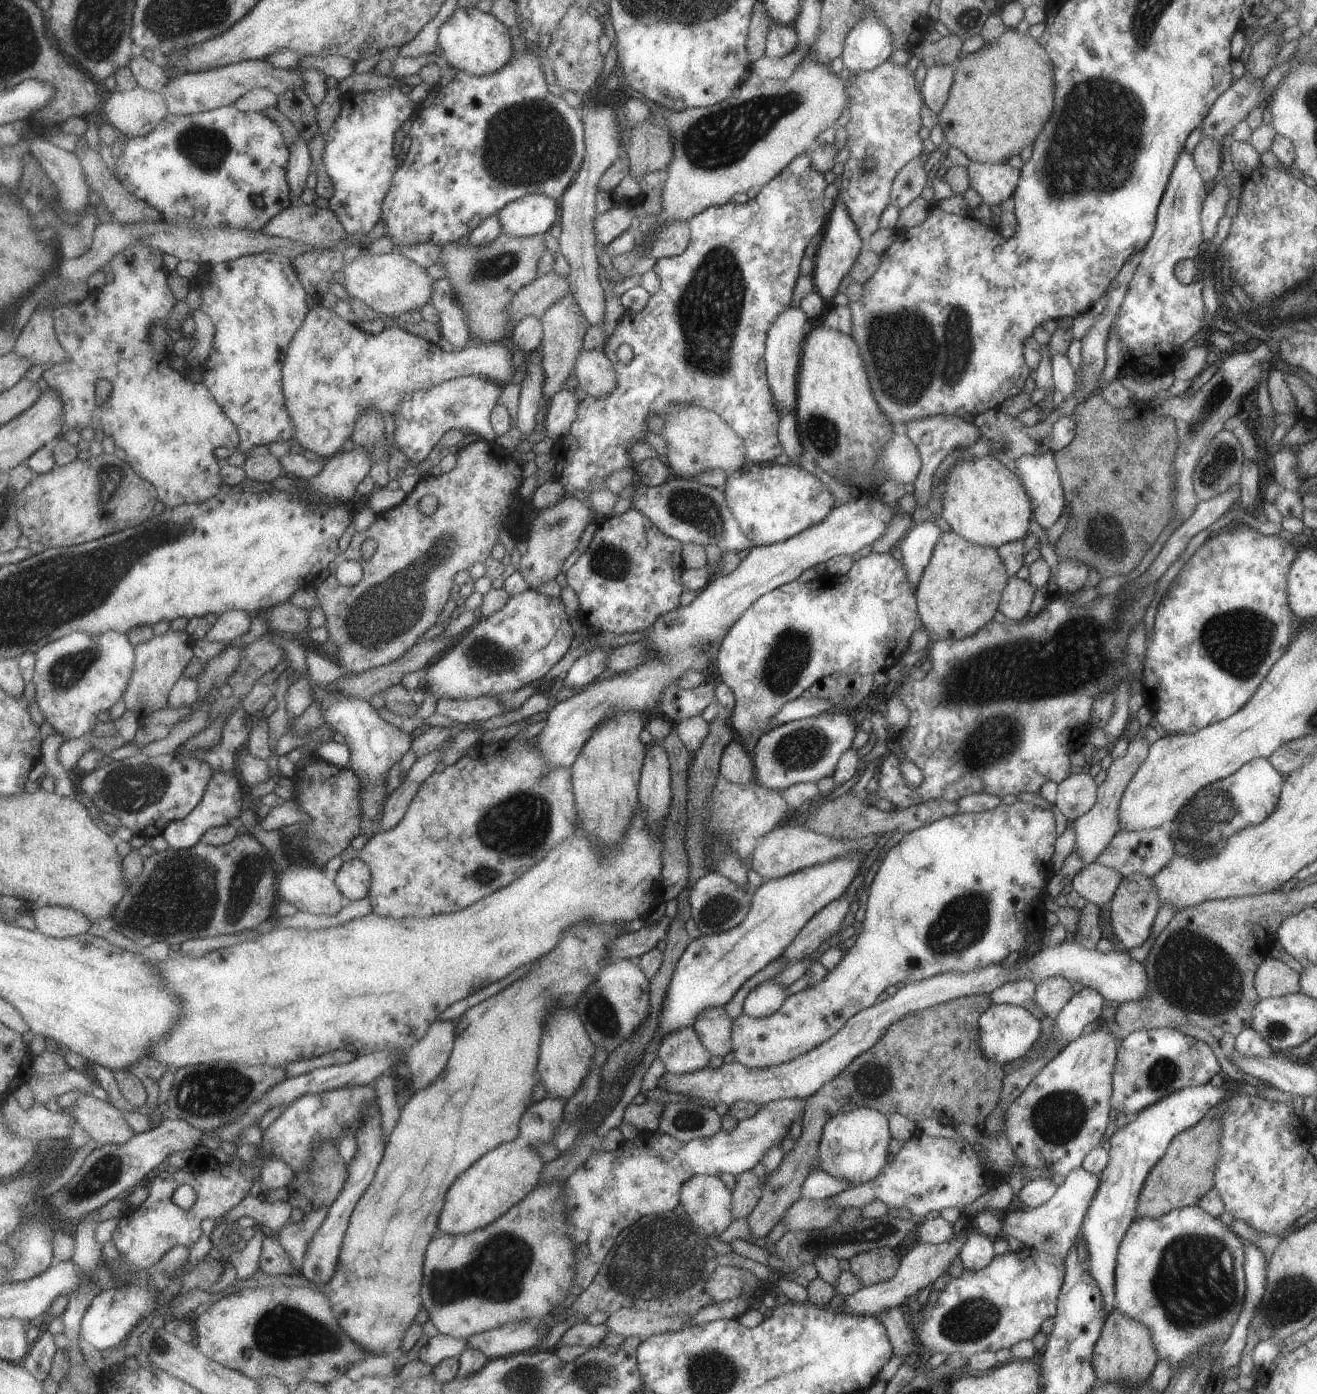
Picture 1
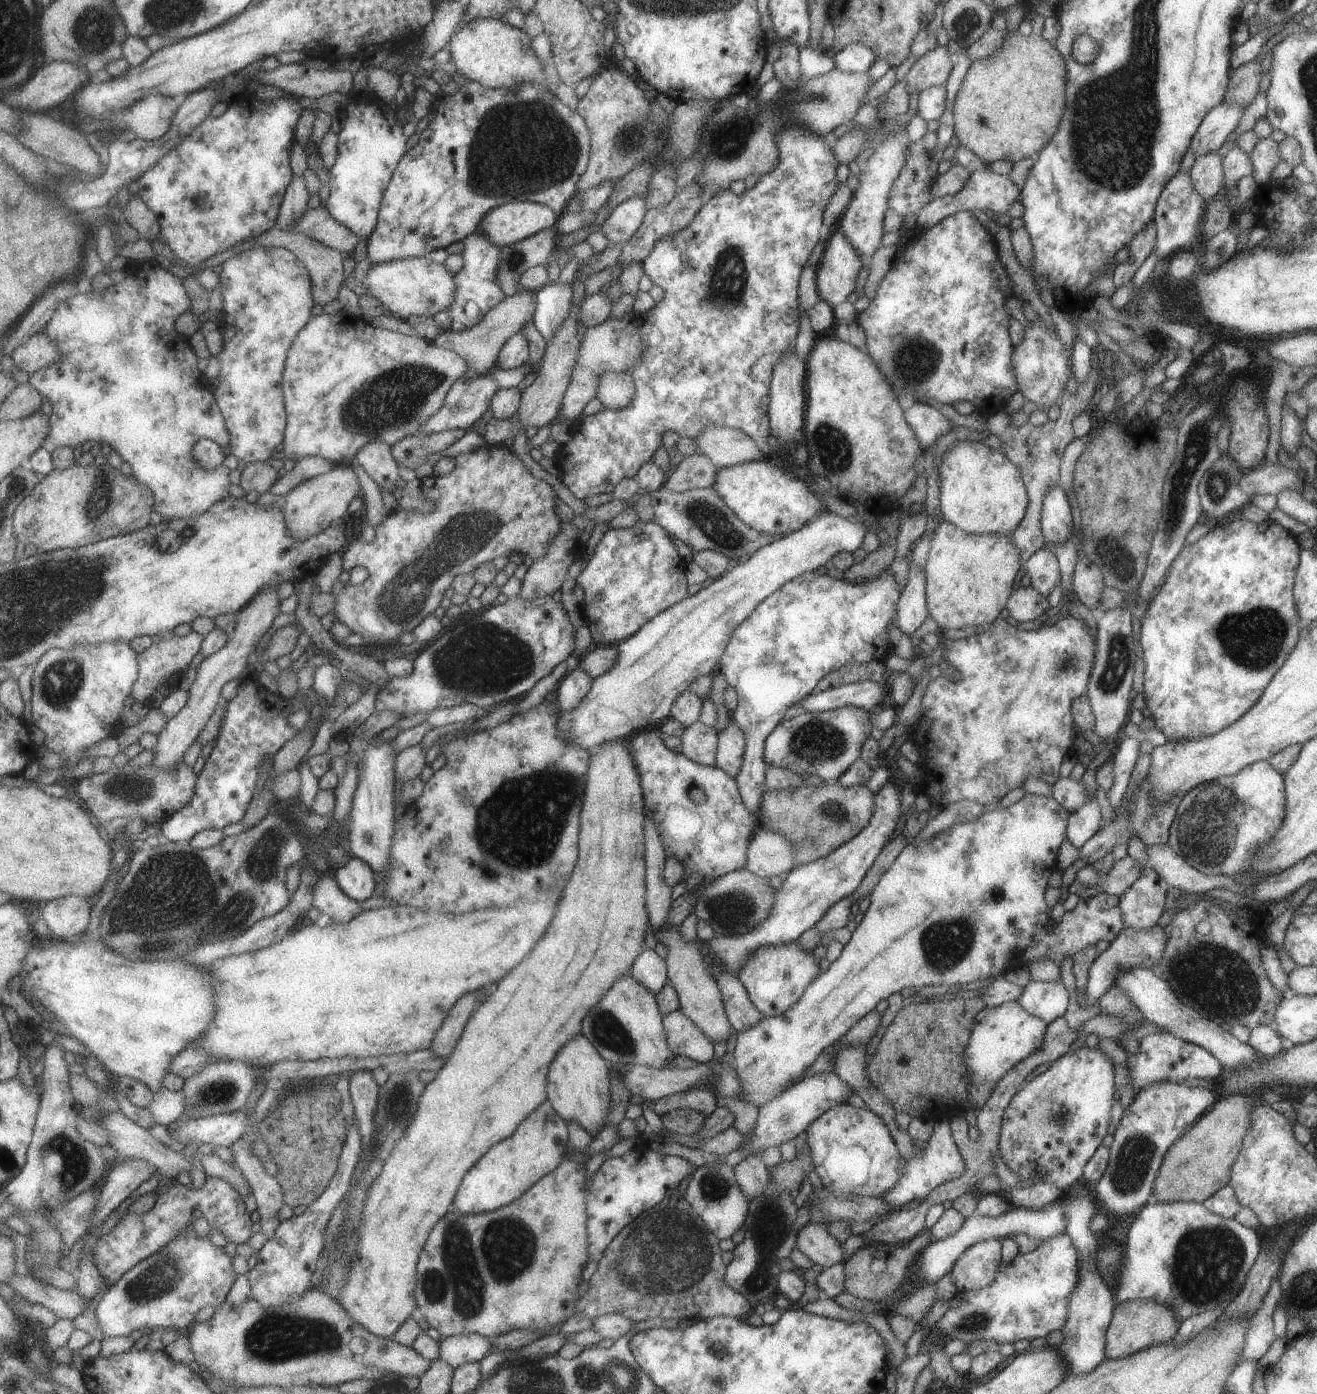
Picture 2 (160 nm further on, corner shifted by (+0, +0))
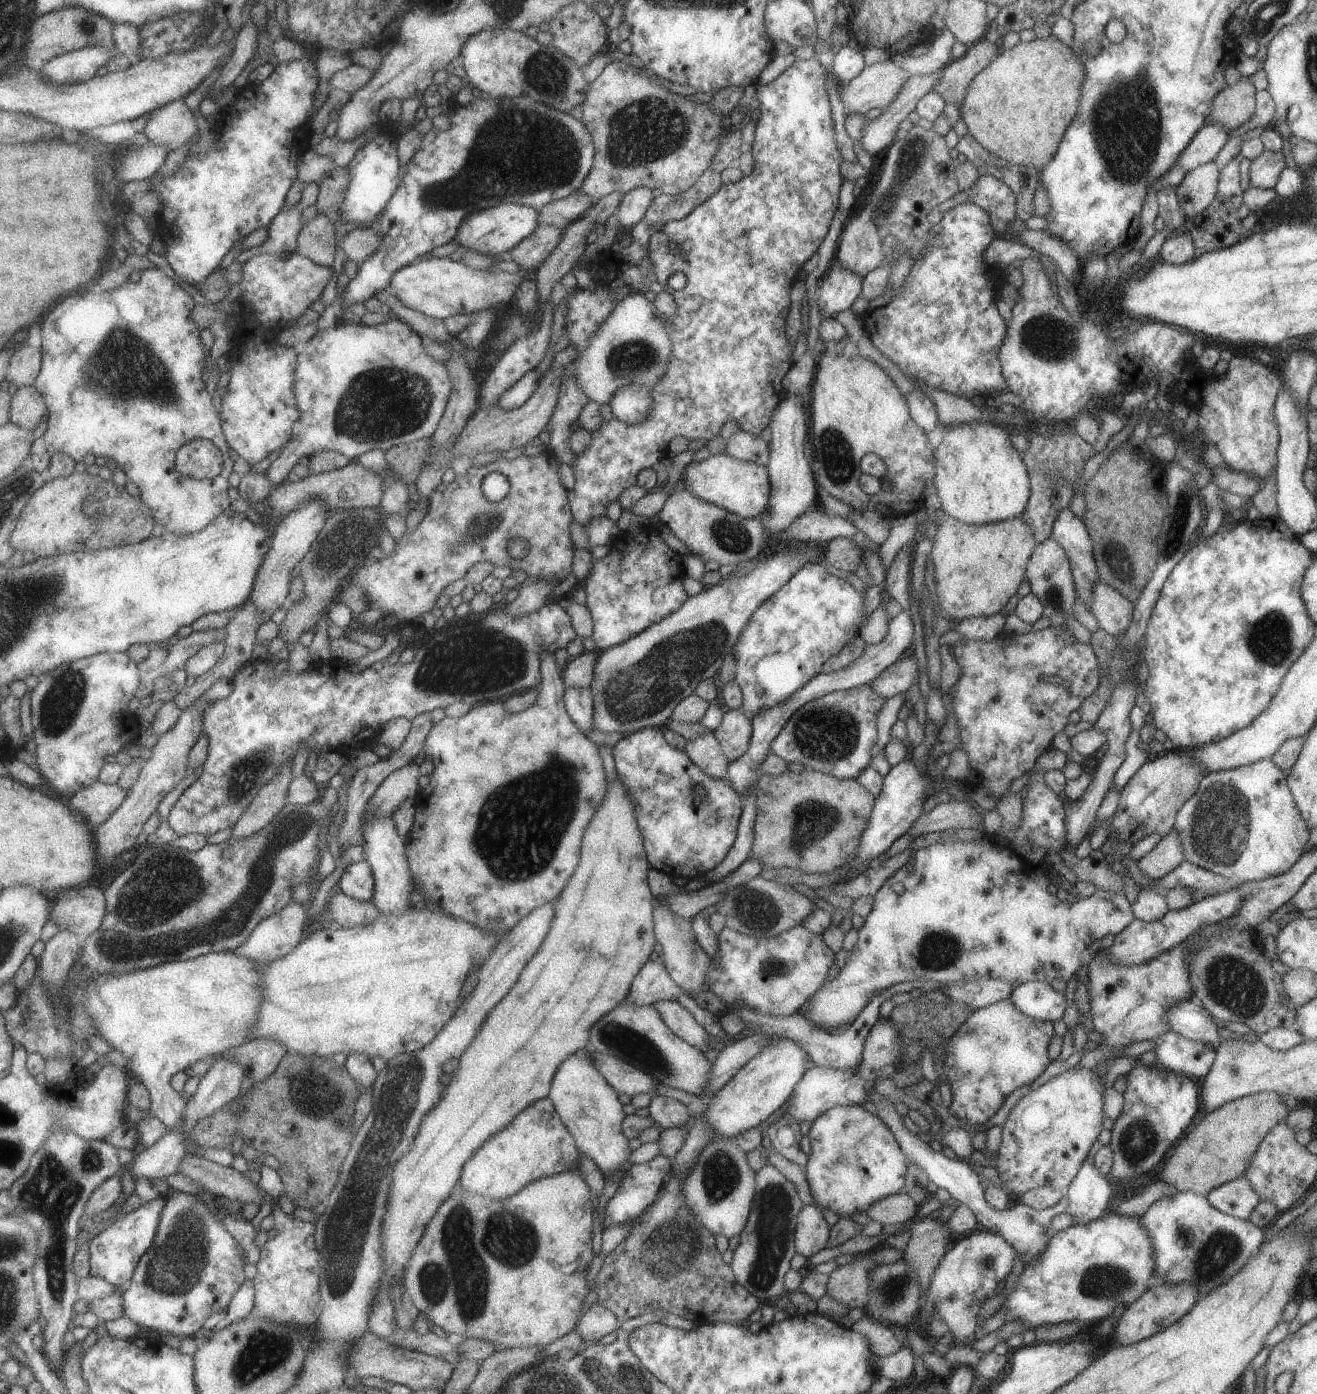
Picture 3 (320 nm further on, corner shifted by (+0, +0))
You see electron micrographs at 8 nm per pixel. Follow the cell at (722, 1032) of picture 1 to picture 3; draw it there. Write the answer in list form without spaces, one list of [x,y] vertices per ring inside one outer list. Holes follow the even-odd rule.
[[[659,900],[652,909],[654,920],[654,937],[661,945],[661,959],[665,964],[667,974],[671,980],[681,987],[681,990],[688,995],[688,992],[697,993],[700,990],[706,990],[704,980],[708,969],[710,956],[701,948],[701,945],[695,940],[692,922],[677,916],[671,912],[671,909]]]

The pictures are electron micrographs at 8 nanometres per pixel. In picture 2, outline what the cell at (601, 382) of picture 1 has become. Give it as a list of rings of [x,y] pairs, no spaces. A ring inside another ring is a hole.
[[[609,370],[599,376],[597,388],[595,388],[595,398],[604,408],[619,410],[631,402],[633,392],[635,392],[635,388],[633,388],[629,373]]]

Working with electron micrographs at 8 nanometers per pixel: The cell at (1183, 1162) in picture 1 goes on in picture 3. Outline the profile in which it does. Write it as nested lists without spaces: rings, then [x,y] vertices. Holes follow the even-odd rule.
[[[1275,1091],[1258,1092],[1245,1095],[1215,1108],[1213,1112],[1207,1112],[1199,1122],[1193,1123],[1181,1138],[1171,1147],[1165,1157],[1165,1166],[1161,1172],[1161,1181],[1174,1187],[1176,1193],[1193,1192],[1206,1197],[1212,1188],[1221,1184],[1243,1177],[1247,1164],[1251,1162],[1251,1156],[1255,1148],[1267,1130],[1271,1126],[1280,1123],[1288,1115],[1289,1110],[1281,1095]]]

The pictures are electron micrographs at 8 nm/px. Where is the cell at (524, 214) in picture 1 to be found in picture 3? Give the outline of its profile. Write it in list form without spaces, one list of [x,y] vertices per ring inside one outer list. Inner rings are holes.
[[[513,203],[476,210],[463,220],[454,239],[467,250],[479,254],[503,256],[535,230],[538,225],[537,218],[538,211],[533,207]]]

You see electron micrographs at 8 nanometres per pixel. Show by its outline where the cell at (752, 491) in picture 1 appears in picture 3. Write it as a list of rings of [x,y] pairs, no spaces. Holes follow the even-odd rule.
[[[725,452],[711,454],[702,461],[691,461],[686,464],[679,480],[682,488],[688,490],[695,498],[724,508],[743,518],[759,518],[768,505],[770,484],[766,467],[733,458]]]

